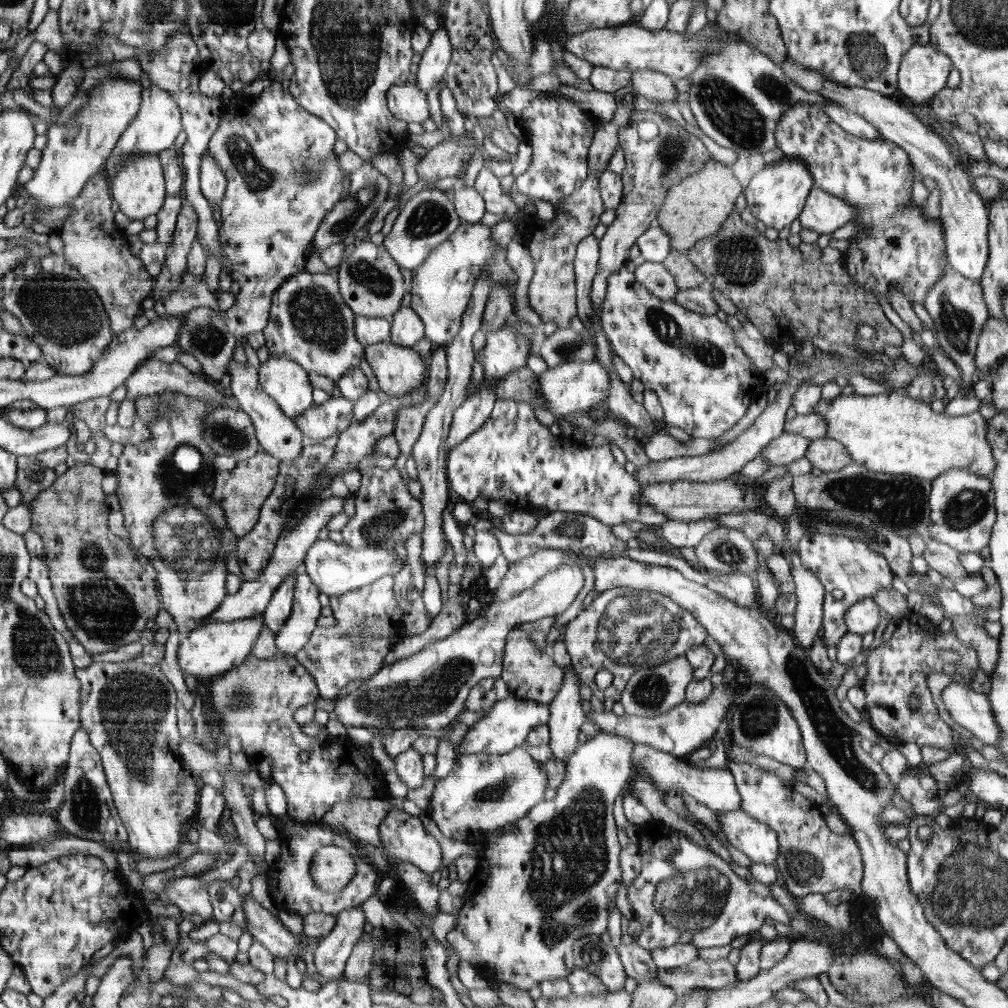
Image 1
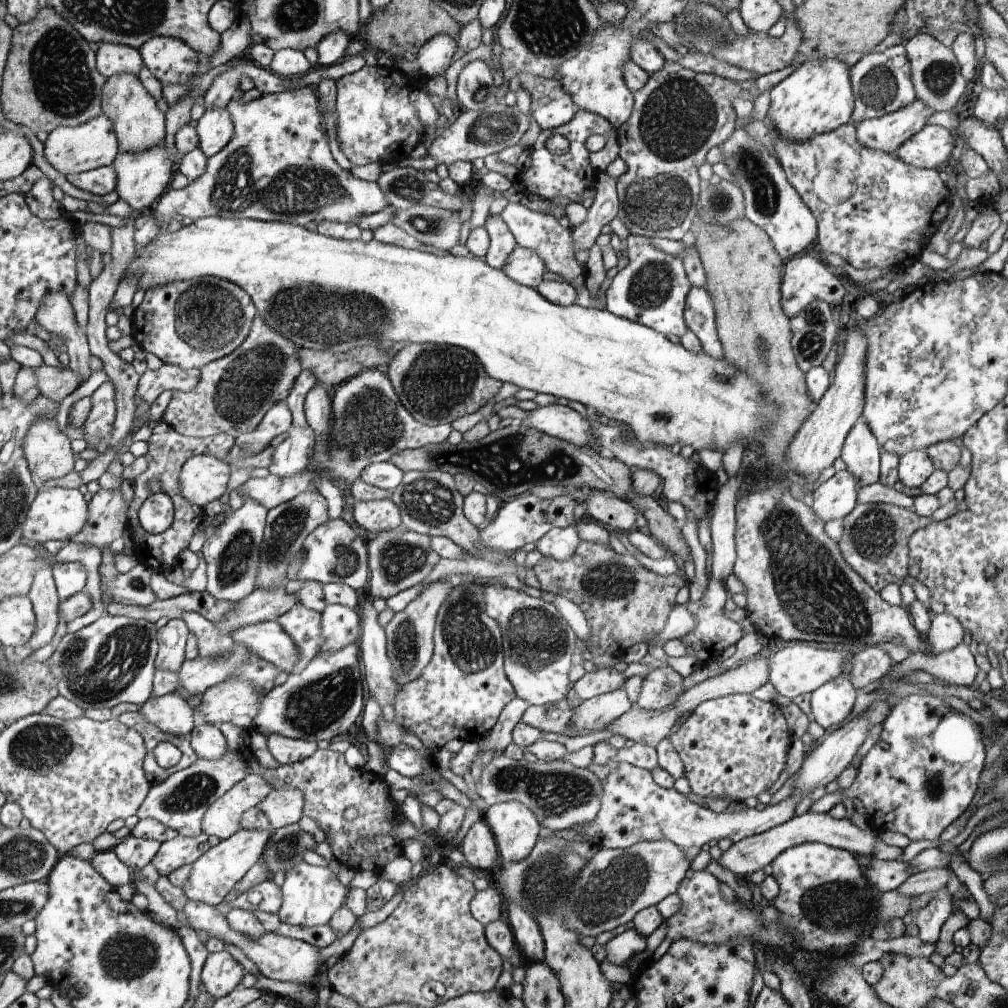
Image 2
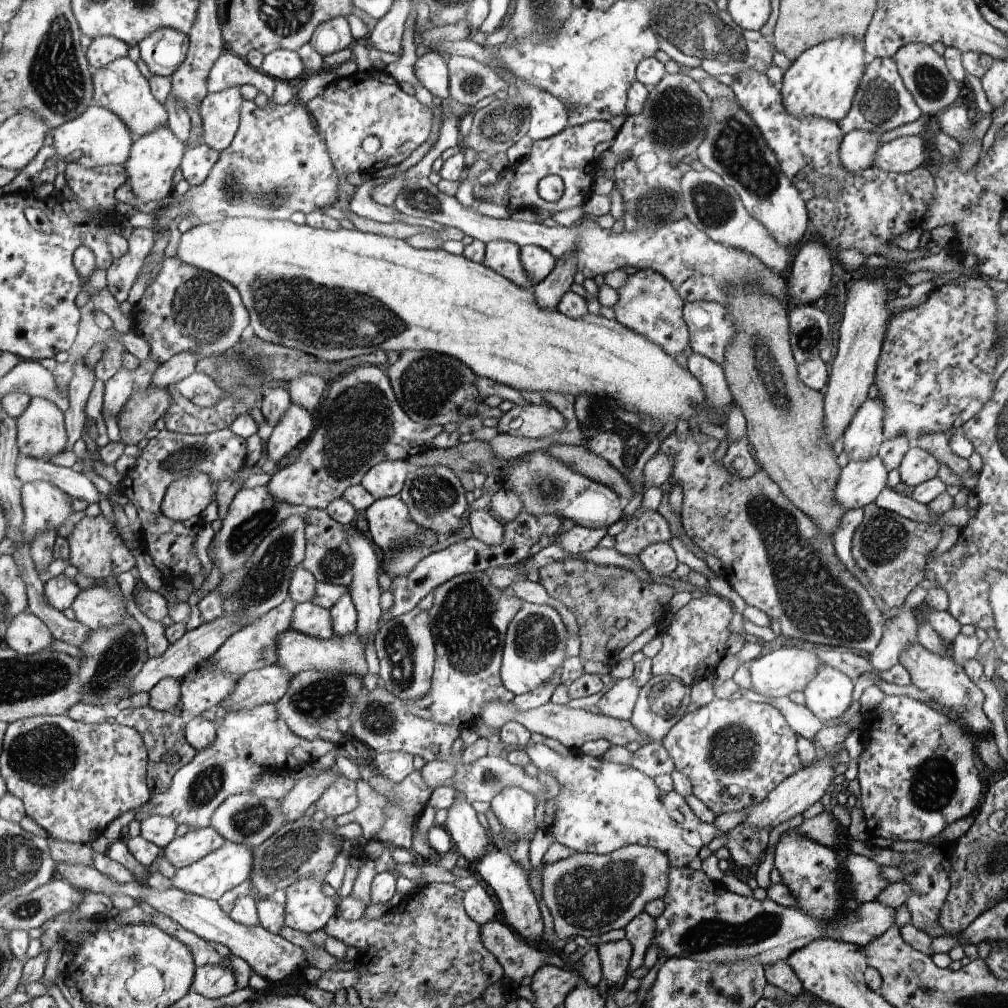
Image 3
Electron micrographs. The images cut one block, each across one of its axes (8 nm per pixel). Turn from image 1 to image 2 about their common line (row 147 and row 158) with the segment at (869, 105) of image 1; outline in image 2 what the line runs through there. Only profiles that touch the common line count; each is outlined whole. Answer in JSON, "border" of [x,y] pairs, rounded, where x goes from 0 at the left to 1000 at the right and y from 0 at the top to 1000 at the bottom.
{"border":[[[918,124],[913,131],[901,137],[888,155],[900,165],[929,168],[948,154],[951,139],[937,126]]]}

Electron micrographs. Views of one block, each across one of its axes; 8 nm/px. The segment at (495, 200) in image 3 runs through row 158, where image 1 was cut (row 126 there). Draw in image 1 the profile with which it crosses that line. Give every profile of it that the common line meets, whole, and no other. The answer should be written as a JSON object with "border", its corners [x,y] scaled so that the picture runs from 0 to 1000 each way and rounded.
{"border":[[[557,94],[530,97],[516,113],[515,121],[528,146],[528,161],[520,173],[510,178],[510,185],[514,190],[546,200],[552,206],[560,195],[565,195],[581,180],[584,146],[593,121],[584,110],[577,111],[567,103],[567,98]]]}

